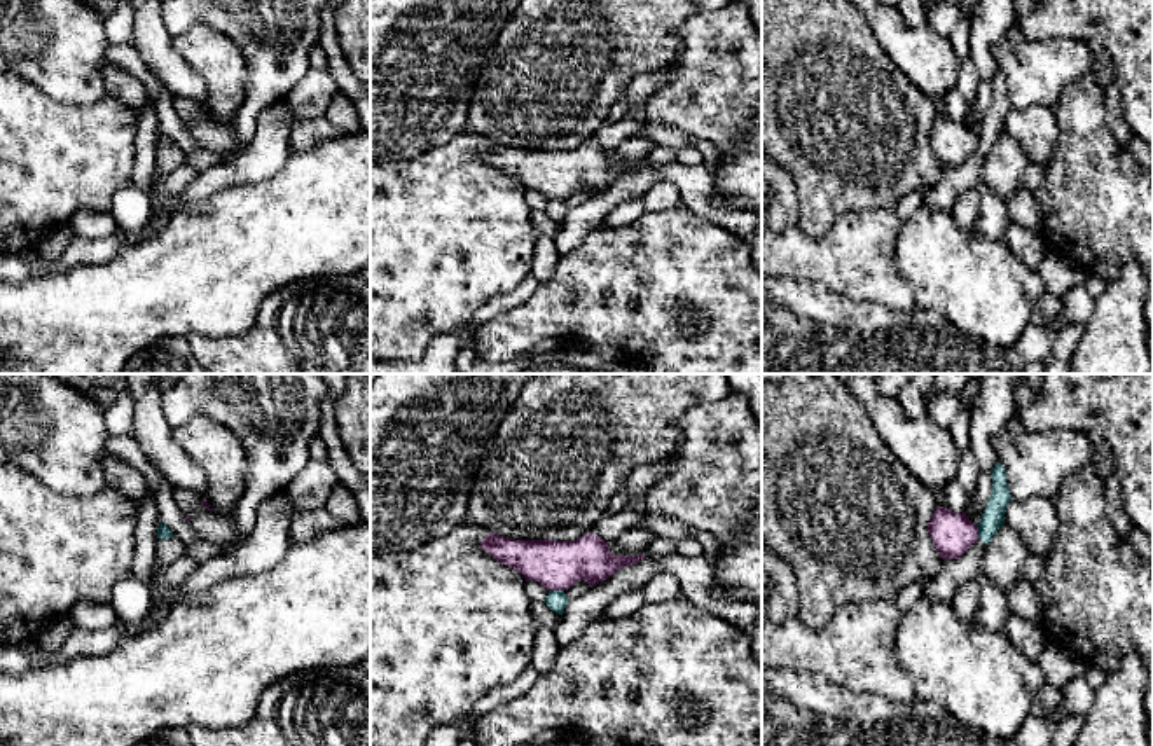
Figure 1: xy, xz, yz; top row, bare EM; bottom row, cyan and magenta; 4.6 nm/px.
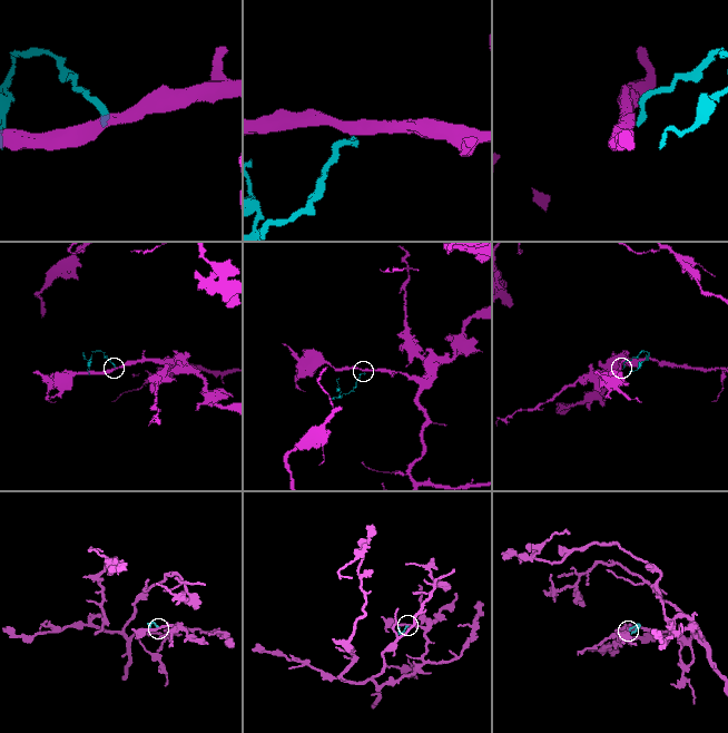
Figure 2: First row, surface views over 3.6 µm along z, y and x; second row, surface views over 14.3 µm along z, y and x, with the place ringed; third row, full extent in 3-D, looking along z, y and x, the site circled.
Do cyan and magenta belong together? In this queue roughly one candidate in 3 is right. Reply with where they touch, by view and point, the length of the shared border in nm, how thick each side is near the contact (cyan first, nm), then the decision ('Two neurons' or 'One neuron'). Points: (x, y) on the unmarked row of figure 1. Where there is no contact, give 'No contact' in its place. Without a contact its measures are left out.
Touches cyan at xz (556, 200). Shared border 70 nm. Thickness 90 nm (cyan) against 220 nm. Two neurons

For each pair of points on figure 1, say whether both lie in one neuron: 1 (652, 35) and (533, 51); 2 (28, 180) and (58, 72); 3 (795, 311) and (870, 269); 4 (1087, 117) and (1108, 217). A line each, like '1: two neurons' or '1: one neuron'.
1: one neuron
2: two neurons
3: two neurons
4: one neuron

